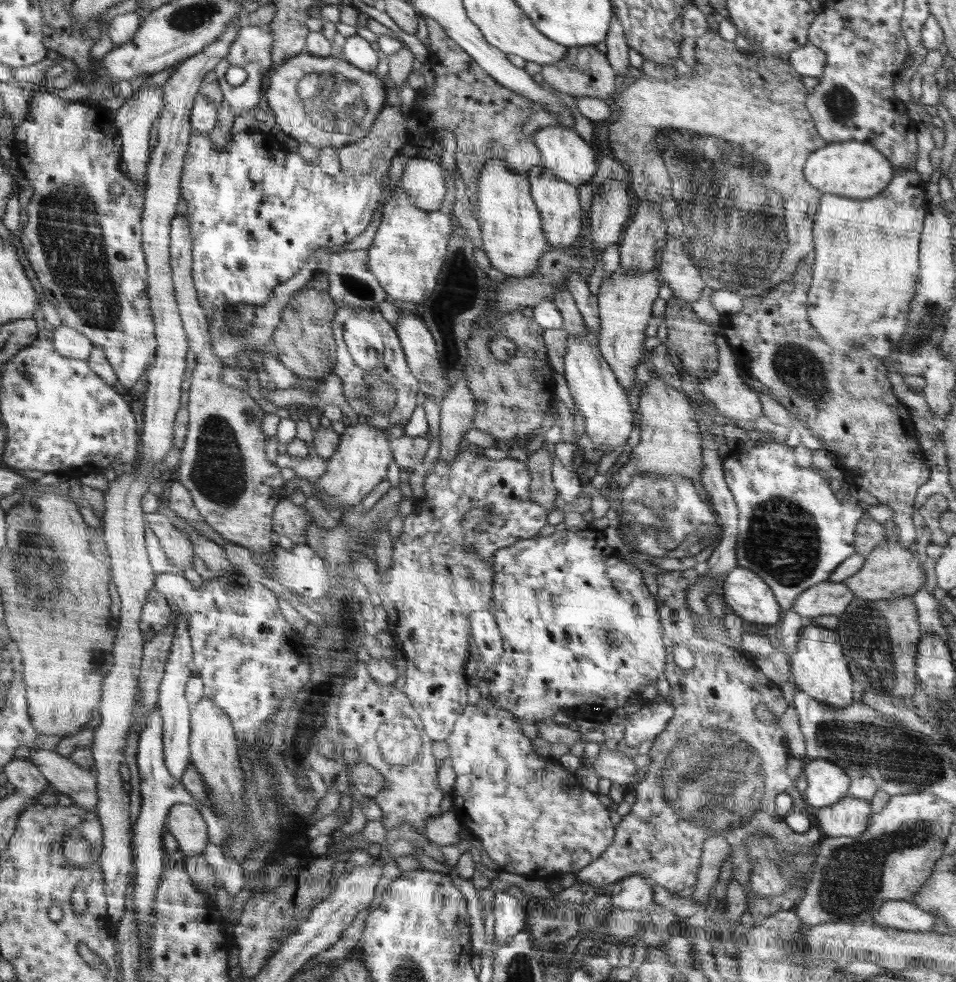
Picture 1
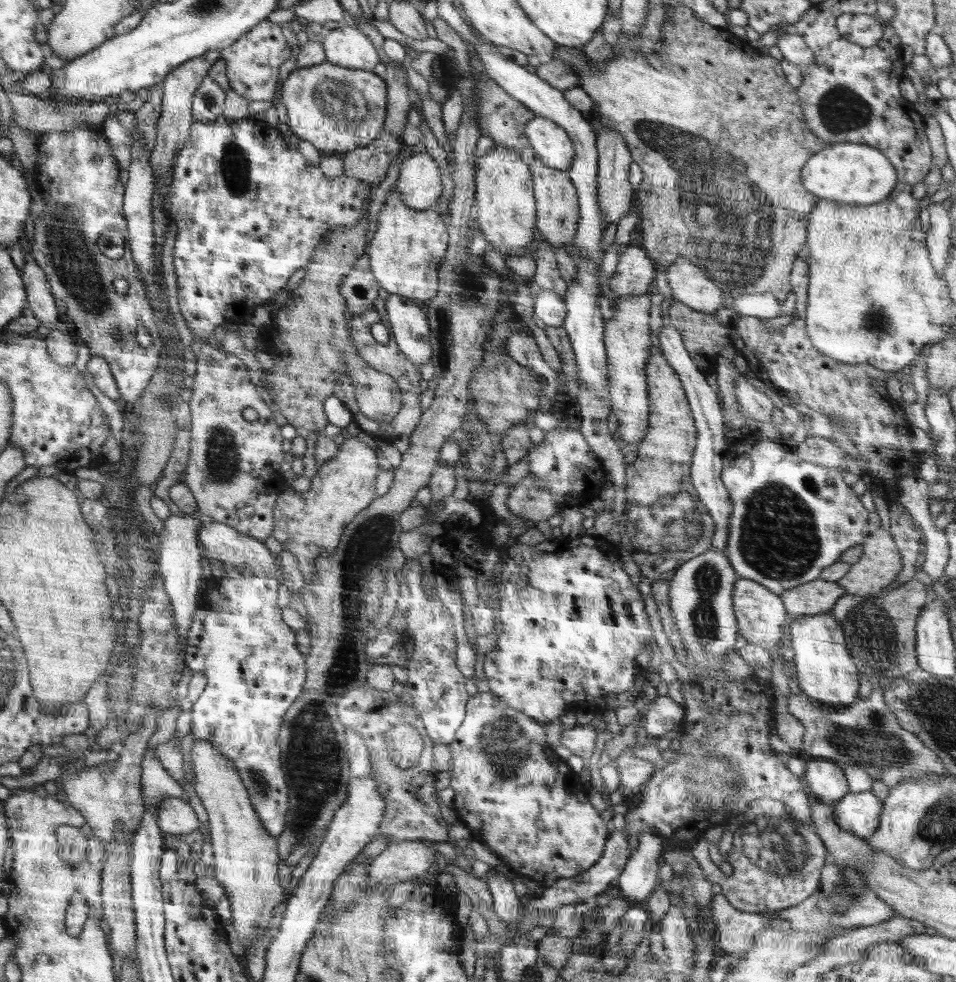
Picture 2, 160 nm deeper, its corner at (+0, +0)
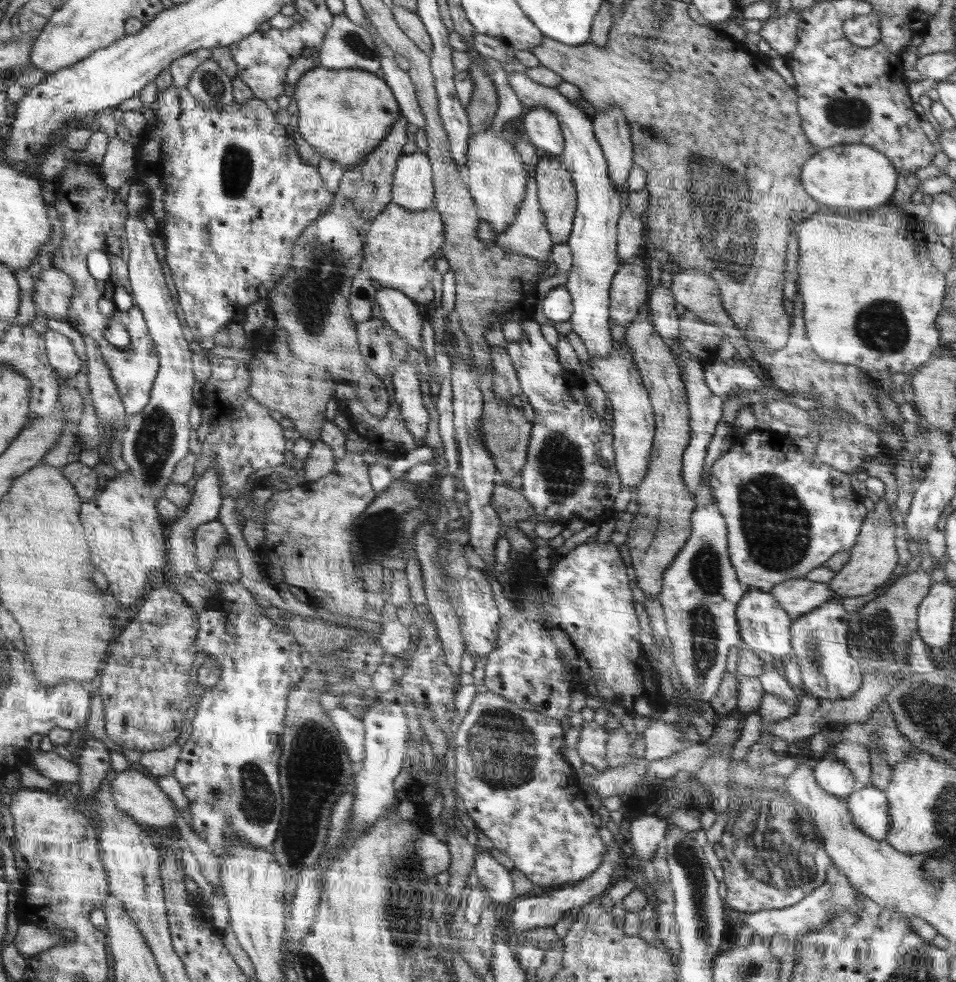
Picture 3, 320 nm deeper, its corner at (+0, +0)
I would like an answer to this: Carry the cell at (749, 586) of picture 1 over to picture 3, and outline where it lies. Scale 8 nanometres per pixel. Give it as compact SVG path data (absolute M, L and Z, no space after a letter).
M757 589L746 590L737 607L737 620L741 641L746 643L748 648L752 650L758 648L758 650L768 652L778 662L786 660L791 655L791 634L789 631L793 621L778 604L778 601L770 595L770 592Z

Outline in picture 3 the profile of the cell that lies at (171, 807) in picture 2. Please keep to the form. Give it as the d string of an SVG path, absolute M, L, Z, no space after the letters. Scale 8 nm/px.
M134 767L117 773L110 787L117 807L143 826L164 828L175 823L175 804L142 769Z

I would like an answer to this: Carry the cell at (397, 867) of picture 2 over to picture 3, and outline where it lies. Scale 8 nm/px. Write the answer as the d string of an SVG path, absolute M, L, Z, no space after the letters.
M426 832L420 839L414 841L414 850L421 860L423 871L428 876L435 876L442 873L450 866L451 852L448 846L437 840L434 834Z

